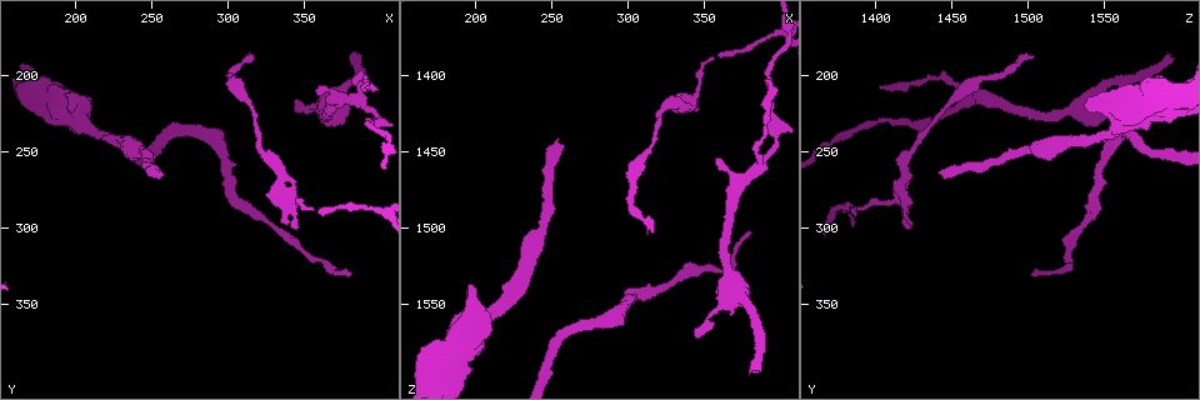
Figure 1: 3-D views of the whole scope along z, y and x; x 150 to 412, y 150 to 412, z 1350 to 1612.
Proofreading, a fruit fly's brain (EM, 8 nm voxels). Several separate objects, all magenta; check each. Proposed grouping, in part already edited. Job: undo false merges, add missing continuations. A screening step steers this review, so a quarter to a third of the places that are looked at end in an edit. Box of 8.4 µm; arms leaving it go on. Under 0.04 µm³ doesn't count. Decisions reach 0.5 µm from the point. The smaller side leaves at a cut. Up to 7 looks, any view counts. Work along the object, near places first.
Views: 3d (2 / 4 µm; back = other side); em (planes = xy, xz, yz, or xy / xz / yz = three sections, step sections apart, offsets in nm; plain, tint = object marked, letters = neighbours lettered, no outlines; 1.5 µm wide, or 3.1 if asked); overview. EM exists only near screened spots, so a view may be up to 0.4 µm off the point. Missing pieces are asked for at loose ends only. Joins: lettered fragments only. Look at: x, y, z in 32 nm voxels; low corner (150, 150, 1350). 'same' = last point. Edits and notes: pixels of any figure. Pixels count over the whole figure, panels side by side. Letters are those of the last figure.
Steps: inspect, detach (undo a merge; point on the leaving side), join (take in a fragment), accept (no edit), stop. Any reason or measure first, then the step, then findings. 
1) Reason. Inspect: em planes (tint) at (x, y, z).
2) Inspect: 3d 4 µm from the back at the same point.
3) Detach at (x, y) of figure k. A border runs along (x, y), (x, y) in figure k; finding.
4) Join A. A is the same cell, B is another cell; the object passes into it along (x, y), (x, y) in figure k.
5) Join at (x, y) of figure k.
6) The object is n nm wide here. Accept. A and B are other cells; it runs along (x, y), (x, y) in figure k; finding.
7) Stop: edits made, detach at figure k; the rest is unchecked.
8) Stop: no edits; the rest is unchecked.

An open end. Inspect: em xy step 8 (letters) at (252, 264, 1440).

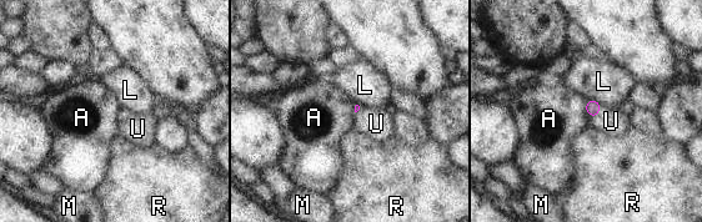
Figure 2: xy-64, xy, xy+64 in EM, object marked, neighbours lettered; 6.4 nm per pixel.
Another direction. Inspect: em planes (letters) at the same point.

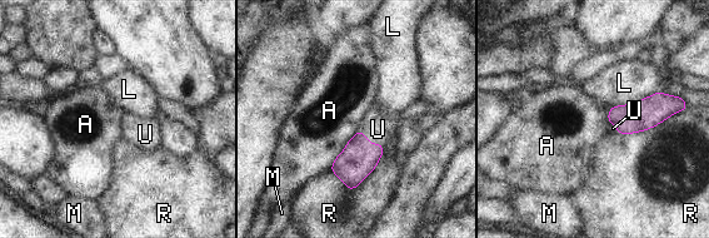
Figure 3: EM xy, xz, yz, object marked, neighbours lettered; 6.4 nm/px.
The object is 120 nm wide here. Join U. U is the same cell, A, L, M and R are other cells; the object passes into it along (359, 158), (368, 142), (378, 129) in figure 3; it goes on there.

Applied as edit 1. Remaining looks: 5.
Redraw. Inspect: overview.

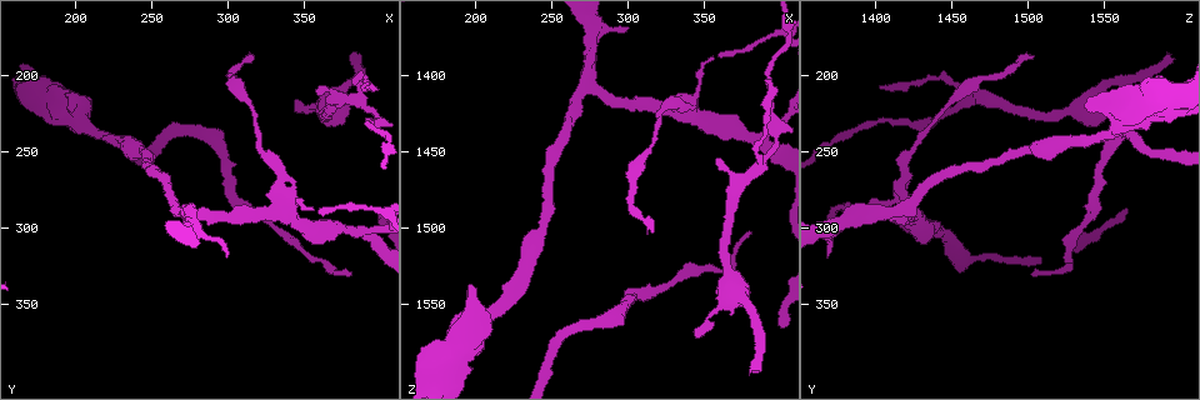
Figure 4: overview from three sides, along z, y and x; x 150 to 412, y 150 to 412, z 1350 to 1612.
Long arm stops here. Inspect: 3d 2 µm at (316, 188, 1502).

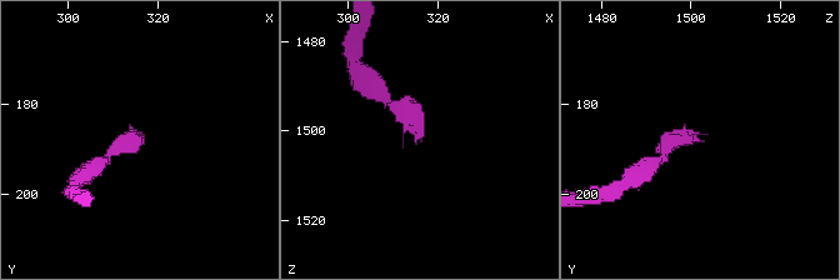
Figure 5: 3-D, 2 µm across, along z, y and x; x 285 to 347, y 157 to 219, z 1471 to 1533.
Inspect: em xy step 4 (tint) at (316, 188, 1502).

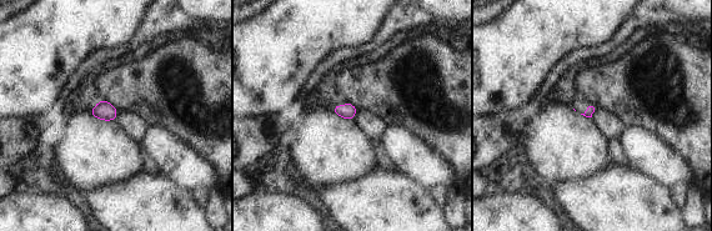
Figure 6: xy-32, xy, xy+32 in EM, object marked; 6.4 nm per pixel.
Inspect: em planes (letters) at the same point.

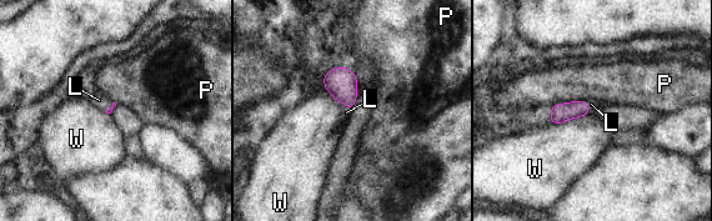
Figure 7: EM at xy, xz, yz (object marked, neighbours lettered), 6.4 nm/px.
Join L. L is the same cell, P and W are other cells; the object passes into it along (341, 83), (345, 104), (346, 112) in figure 7; the neuron continues.

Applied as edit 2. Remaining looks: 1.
Stop: edits made, join at figure 3, join at figure 7; the rest is unchecked.

